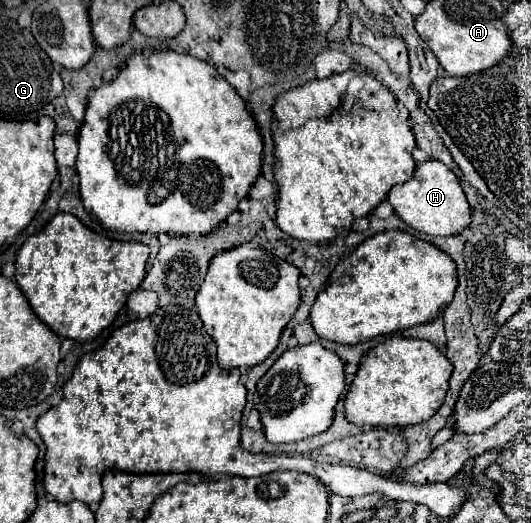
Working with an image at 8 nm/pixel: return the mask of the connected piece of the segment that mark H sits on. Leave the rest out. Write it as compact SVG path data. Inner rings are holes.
M436 160L416 162L416 172L412 180L394 186L388 192L386 200L408 226L430 236L452 236L462 232L470 224L470 206L456 174L446 164Z

